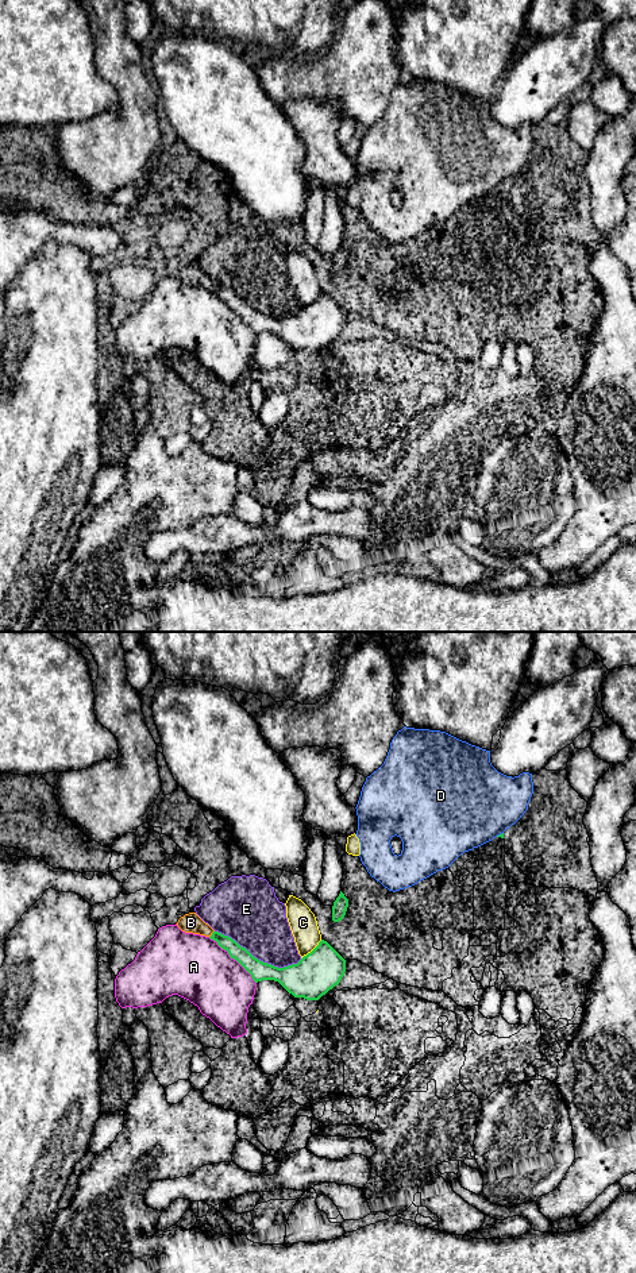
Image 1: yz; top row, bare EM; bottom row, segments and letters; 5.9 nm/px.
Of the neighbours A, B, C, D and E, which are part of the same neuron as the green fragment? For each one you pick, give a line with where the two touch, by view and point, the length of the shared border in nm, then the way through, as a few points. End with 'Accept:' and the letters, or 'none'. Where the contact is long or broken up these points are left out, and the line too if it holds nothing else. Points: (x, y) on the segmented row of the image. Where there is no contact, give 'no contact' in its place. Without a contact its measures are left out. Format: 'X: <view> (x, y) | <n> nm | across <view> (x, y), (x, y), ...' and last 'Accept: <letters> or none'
B: yz (212, 934) | 50 nm
Accept: B

